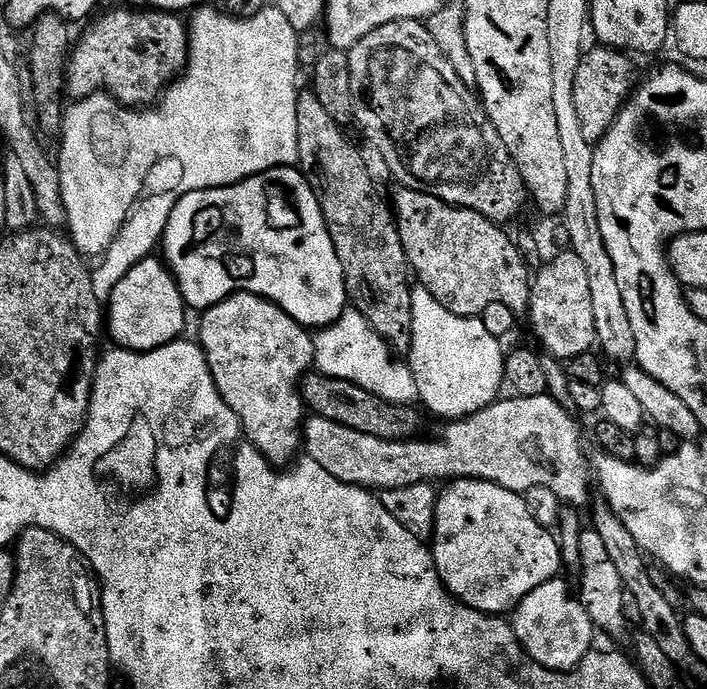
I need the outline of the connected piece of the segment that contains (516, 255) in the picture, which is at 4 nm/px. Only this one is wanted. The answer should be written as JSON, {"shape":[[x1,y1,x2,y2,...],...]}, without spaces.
{"shape":[[400,186,397,189,396,197,391,197,390,204,394,209,402,246,406,250,409,269,414,273,419,287,430,290,430,294,434,294,434,298,438,298,446,310,459,316,479,317,490,302,502,302,502,306,510,306,510,310,517,314,527,313,532,293,530,272,528,276,529,261,517,248,515,239,504,233,507,231,501,225,474,210,448,204,442,198,431,196,418,188]]}

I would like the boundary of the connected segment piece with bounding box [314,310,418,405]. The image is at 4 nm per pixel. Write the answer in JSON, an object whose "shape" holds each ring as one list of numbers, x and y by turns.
{"shape":[[345,310,328,328,321,328,315,333,315,367,330,378,342,378,370,390,378,398,395,404,411,405,418,397,418,386,414,374,403,359,397,358,388,344,366,322,366,318,355,310]]}

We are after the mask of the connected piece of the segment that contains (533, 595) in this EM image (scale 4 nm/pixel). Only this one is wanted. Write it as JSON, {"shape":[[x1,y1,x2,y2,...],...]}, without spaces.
{"shape":[[564,578,538,586,511,613,510,623,524,652,534,662,555,672,571,672,593,651,593,622,579,595]]}

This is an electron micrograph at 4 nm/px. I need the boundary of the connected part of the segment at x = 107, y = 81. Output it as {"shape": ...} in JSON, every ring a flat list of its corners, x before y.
{"shape":[[135,6,103,12,87,25,89,28,71,49,64,74,67,95,78,101,95,92,107,92,129,108,155,104,164,89,188,67,189,25,185,21,183,24,177,13,141,10]]}

